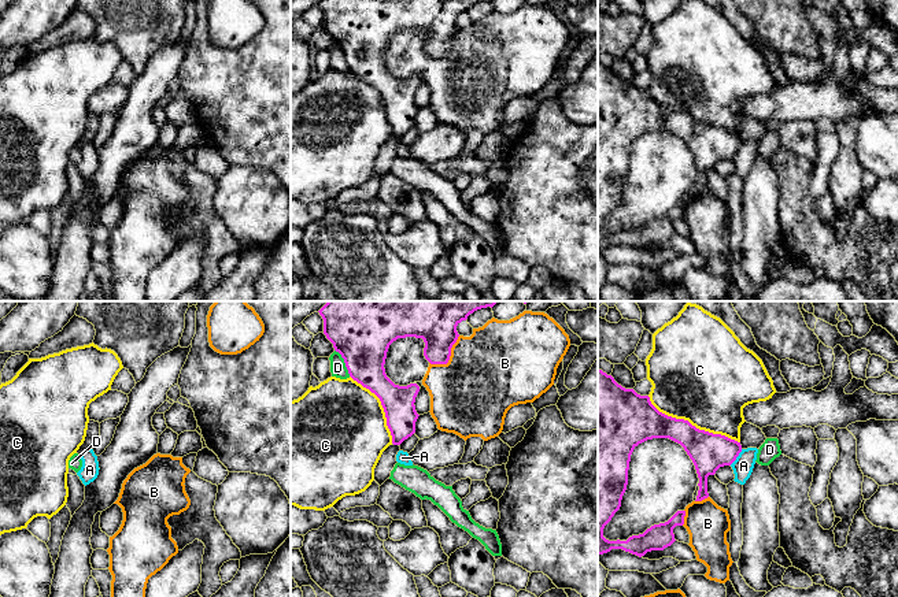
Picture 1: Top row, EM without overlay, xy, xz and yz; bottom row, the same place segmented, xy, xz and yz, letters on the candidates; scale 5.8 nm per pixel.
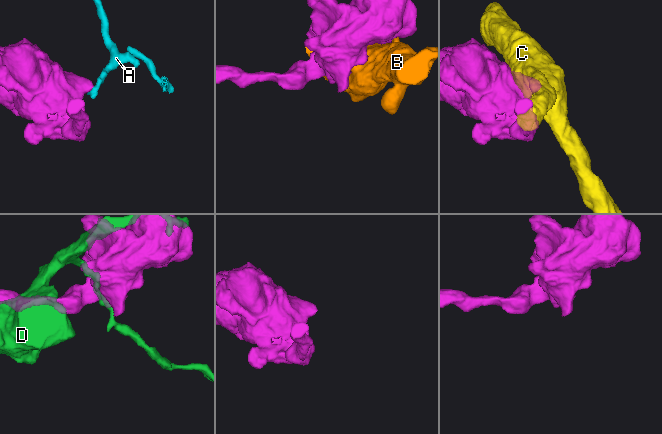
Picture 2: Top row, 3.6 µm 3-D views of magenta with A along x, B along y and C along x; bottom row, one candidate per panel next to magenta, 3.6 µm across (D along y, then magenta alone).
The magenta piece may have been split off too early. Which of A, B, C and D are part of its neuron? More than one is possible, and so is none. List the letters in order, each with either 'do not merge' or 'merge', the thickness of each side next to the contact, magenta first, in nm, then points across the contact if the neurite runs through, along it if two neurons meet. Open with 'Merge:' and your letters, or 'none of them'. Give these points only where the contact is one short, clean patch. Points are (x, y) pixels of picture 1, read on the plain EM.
Merge: none of them
A: do not merge; 220 nm thick on the magenta side, 120 nm on the other; border along yz (742, 143), (730, 158)
B: do not merge; 220 nm thick on the magenta side, 480 nm on the other
C: do not merge; 220 nm thick on the magenta side, 480 nm on the other
D: do not merge; 340 nm thick on the magenta side, 100 nm on the other

